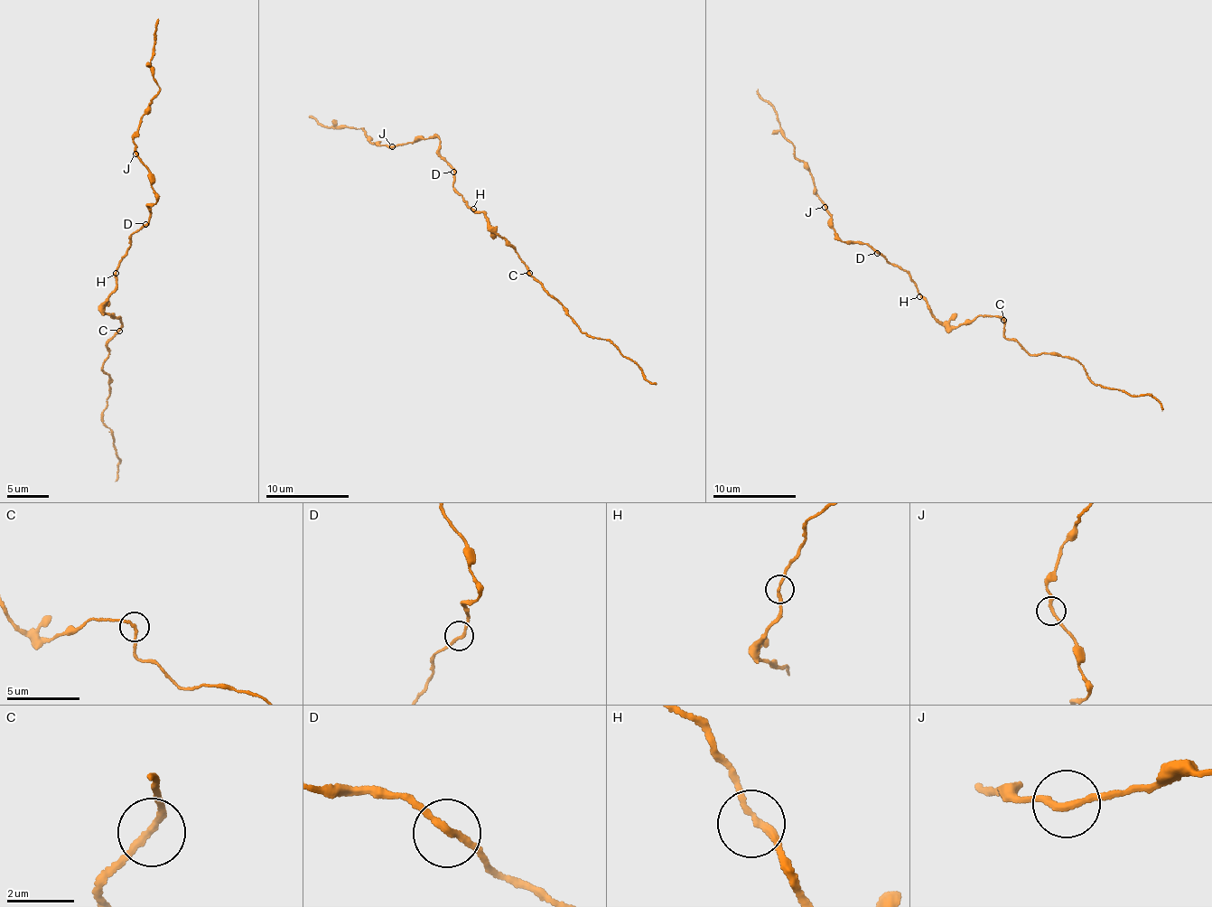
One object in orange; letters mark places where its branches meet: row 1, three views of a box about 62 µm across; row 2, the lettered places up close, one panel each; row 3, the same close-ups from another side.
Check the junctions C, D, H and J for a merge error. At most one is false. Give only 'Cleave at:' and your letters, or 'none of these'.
Cleave at: none of these

